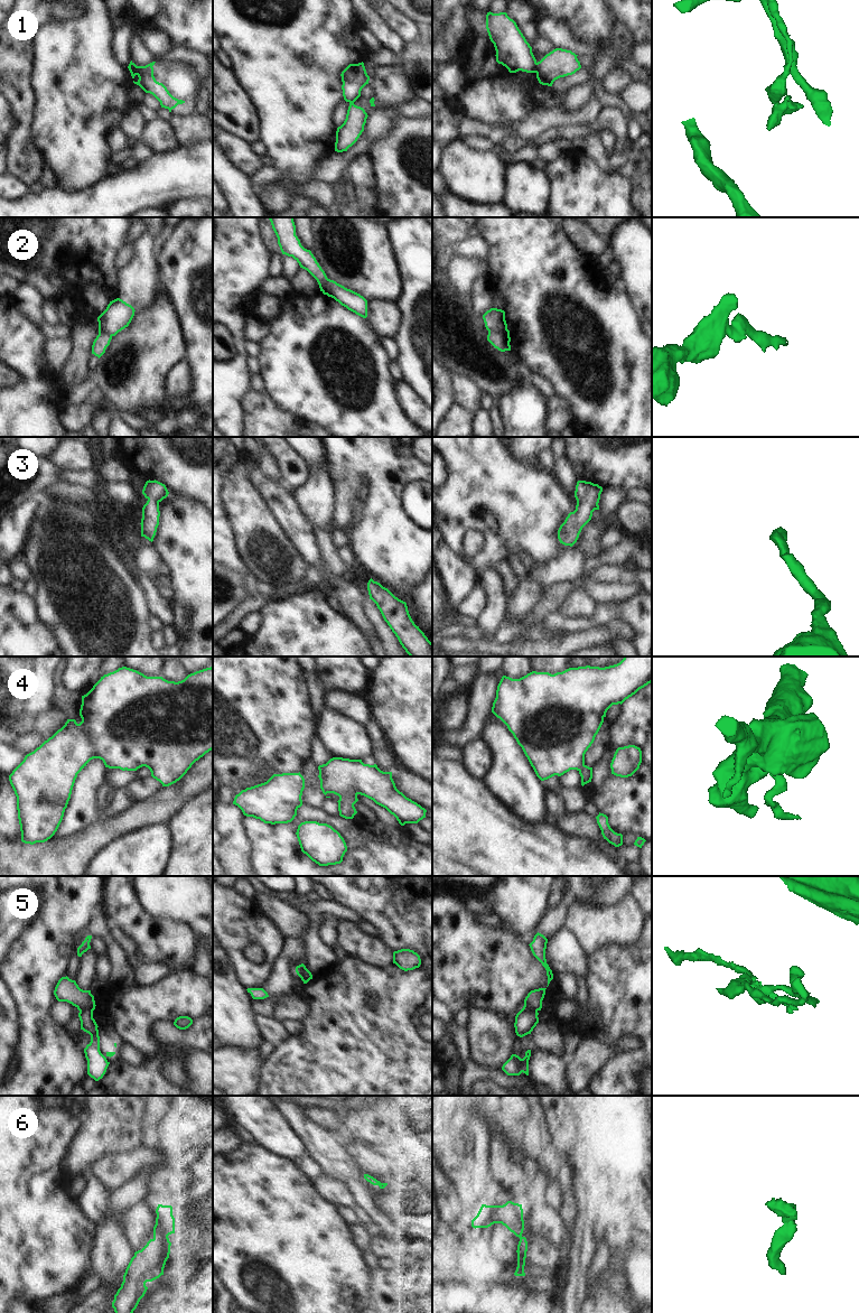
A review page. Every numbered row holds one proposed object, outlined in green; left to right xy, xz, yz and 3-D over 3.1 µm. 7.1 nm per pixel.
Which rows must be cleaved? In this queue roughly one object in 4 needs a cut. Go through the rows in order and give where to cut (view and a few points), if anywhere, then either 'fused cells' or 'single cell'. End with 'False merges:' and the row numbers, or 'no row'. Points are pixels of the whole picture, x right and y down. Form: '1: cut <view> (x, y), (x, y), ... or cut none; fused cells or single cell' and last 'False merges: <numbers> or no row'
1: cut yz (537, 63), (534, 72); fused cells
2: cut yz (488, 329), (495, 333), (509, 334); fused cells
3: cut none; single cell
4: cut none; single cell
5: cut yz (523, 1006), (537, 1011); fused cells
6: cut none; single cell
False merges: 1, 2, 5

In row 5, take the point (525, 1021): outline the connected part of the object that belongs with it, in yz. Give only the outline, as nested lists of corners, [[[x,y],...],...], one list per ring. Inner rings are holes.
[[[522,1008],[515,1016],[515,1033],[517,1036],[523,1037],[531,1034],[533,1028],[539,1023],[538,1011],[531,1011],[529,1008]]]

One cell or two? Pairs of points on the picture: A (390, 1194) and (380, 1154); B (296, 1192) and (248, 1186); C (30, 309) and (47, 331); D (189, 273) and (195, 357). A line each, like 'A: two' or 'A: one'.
A: two
B: one
C: one
D: one

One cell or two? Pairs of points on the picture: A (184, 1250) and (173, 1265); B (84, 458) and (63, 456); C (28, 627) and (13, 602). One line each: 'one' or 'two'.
A: one
B: one
C: one

